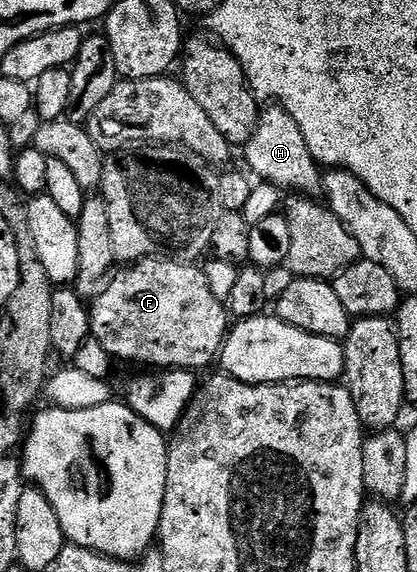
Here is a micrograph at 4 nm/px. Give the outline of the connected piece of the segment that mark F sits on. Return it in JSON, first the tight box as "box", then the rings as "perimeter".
{"box":[91,259,230,371],"perimeter":[[[149,259],[121,268],[91,302],[92,337],[102,343],[117,362],[149,365],[152,371],[201,371],[211,361],[213,364],[219,358],[220,348],[228,335],[230,314],[225,302],[214,299],[214,291],[210,291],[203,272],[196,268],[195,264],[175,259]]]}

